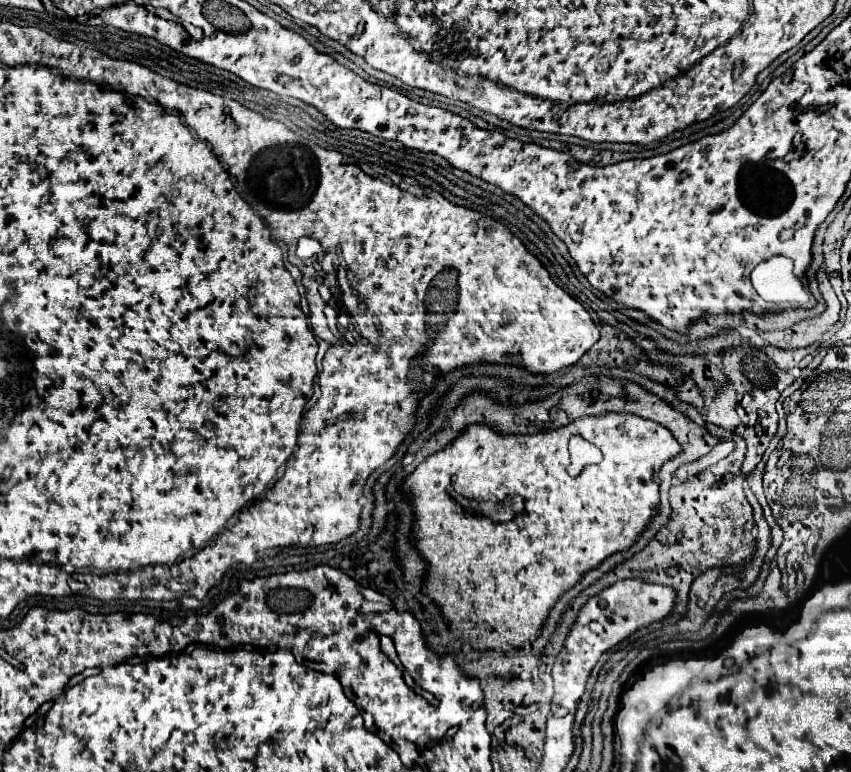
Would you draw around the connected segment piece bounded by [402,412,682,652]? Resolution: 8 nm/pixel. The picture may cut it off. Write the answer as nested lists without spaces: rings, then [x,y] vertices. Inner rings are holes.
[[[610,412],[586,416],[548,434],[498,434],[488,424],[466,426],[454,442],[428,456],[402,484],[406,494],[412,496],[414,522],[410,542],[428,564],[424,586],[450,628],[458,630],[468,646],[490,646],[490,650],[508,652],[532,644],[558,598],[574,588],[586,572],[598,568],[608,556],[616,554],[616,546],[634,544],[646,530],[646,524],[652,522],[658,512],[660,468],[680,452],[682,446],[670,430],[636,414]],[[572,434],[580,434],[604,454],[600,464],[584,466],[576,478],[568,474],[568,438]],[[446,480],[458,494],[478,502],[502,502],[508,495],[519,494],[524,498],[526,514],[506,524],[468,516],[446,494]]]

